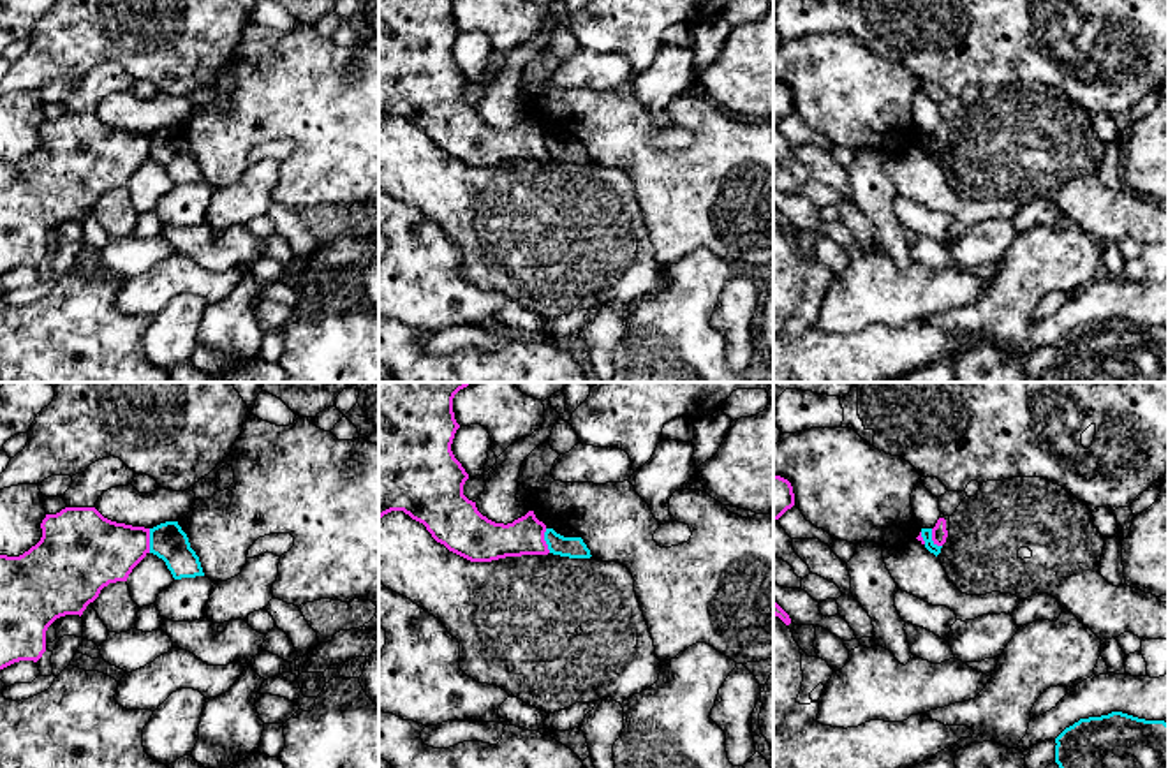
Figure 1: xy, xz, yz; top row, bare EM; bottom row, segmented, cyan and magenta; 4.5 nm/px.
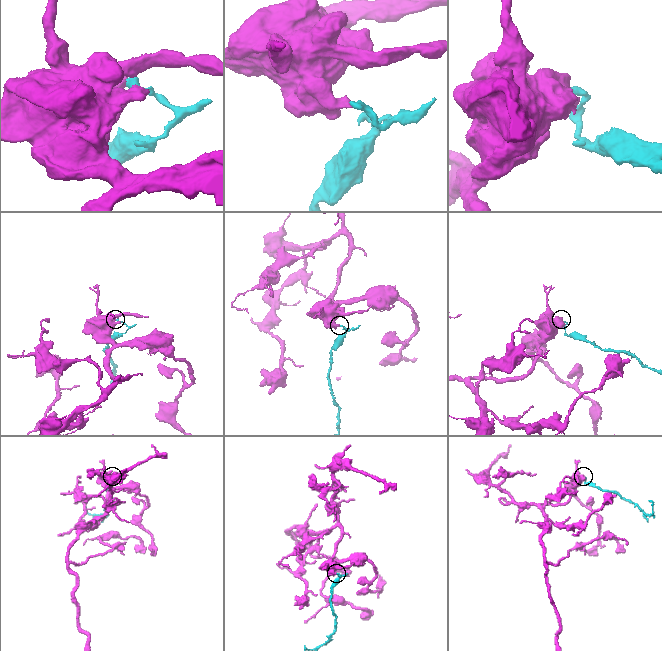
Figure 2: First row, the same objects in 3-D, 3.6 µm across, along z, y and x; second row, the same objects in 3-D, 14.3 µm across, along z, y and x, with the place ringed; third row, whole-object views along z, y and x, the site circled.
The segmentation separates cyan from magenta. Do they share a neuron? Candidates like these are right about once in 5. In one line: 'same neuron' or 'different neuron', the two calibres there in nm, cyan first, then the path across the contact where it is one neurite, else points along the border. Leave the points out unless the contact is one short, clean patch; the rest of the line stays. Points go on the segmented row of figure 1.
different neuron; 170 nm thick on the cyan side, 300 nm on the other; border along xy (148, 529), (150, 552)

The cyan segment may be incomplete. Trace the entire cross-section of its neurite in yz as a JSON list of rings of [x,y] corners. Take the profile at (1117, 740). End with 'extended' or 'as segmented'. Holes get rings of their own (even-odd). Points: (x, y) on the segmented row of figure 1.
[[[1122,712],[1080,719],[1055,738],[1059,768],[1168,768],[1168,724]]]; as segmented

